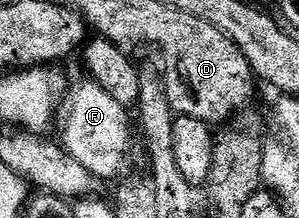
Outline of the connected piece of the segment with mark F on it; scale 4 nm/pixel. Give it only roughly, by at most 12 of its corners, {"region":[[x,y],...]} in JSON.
{"region":[[85,80],[65,98],[60,144],[102,183],[127,172],[130,113]]}

